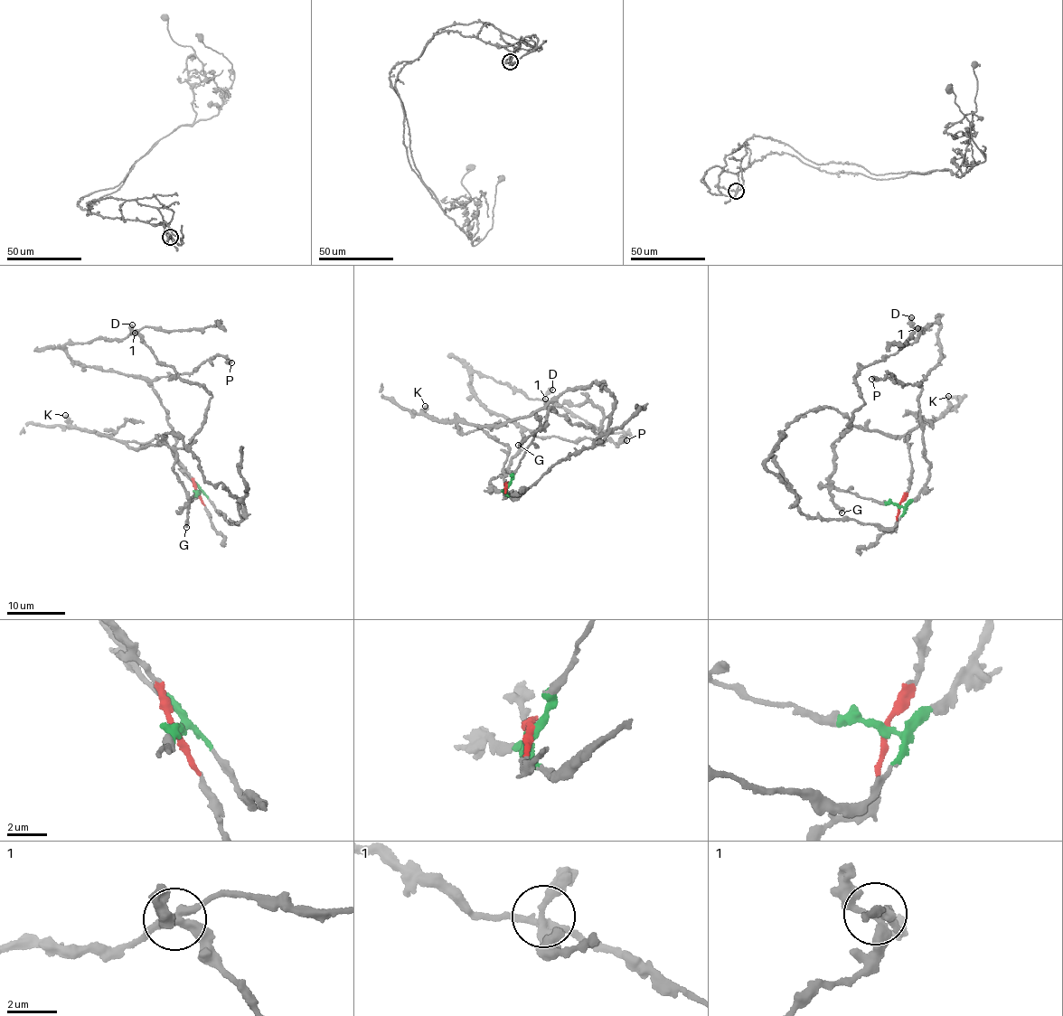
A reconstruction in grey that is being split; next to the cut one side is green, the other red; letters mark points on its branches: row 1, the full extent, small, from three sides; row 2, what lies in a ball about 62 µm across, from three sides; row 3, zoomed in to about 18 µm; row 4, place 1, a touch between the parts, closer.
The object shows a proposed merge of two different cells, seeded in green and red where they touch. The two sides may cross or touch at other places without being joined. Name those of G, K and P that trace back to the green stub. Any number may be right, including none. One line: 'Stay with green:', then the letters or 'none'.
Stay with green: P

